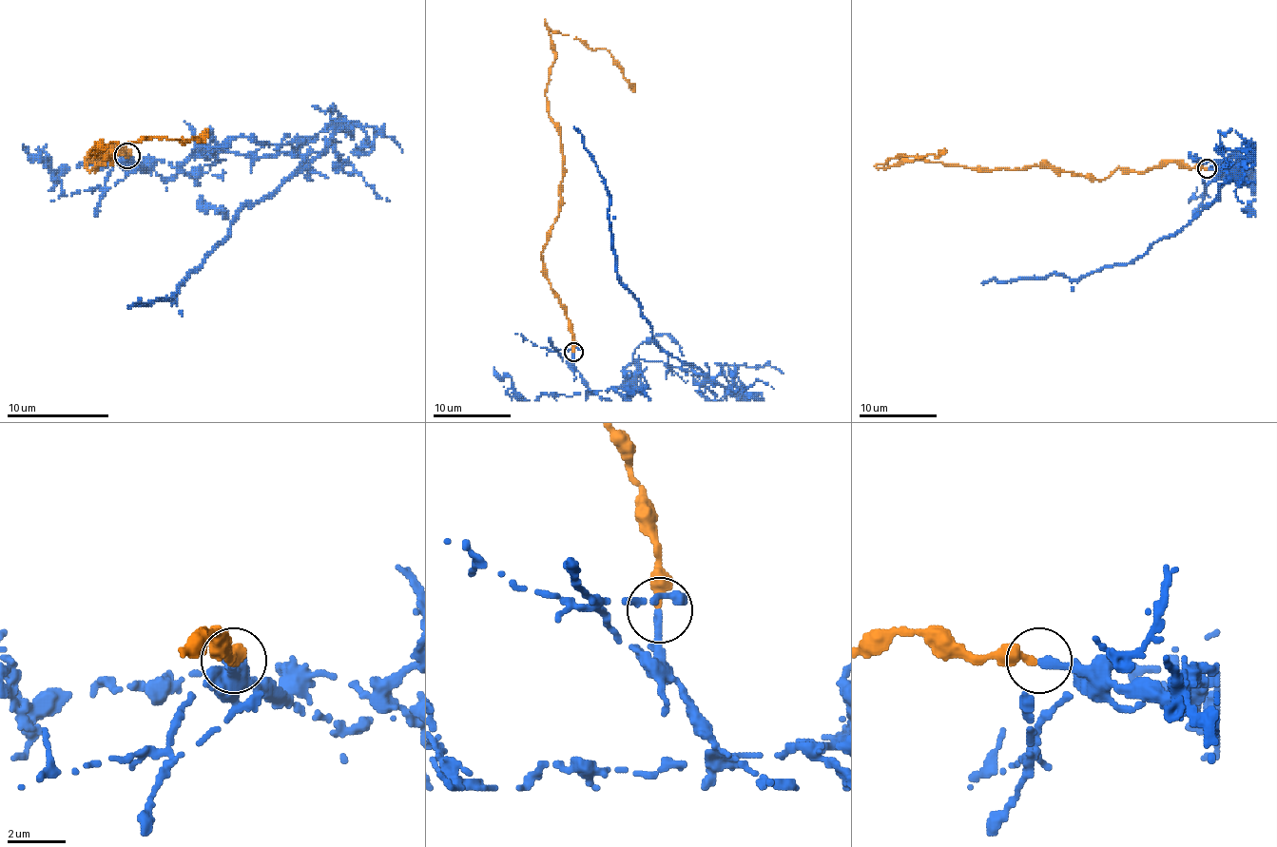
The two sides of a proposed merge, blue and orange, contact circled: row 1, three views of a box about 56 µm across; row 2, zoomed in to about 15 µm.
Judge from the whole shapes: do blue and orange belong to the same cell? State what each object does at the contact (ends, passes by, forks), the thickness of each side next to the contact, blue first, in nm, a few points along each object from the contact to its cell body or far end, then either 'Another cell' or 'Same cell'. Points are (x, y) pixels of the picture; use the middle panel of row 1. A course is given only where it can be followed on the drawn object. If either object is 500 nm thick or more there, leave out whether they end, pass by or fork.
At the ring blue ends. At the ring orange ends. Thickness 280 nm (blue) against 420 nm. Course of blue: (574, 352), (591, 391), (625, 387), (641, 359), (709, 376), (660, 347), (617, 273), (606, 180), (574, 126). Course of orange: (574, 352), (541, 254), (562, 180), (560, 128), (545, 95), (551, 34), (606, 48), (634, 91). Another cell

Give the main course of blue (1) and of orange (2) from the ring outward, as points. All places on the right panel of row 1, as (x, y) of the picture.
1: (1207, 167), (1246, 176), (1214, 163), (1231, 173), (1216, 197), (1128, 263), (1077, 279), (1054, 273), (981, 283)
2: (1207, 167), (1163, 162), (1089, 180), (1035, 165), (983, 169), (915, 160), (889, 165), (887, 158), (946, 150)

